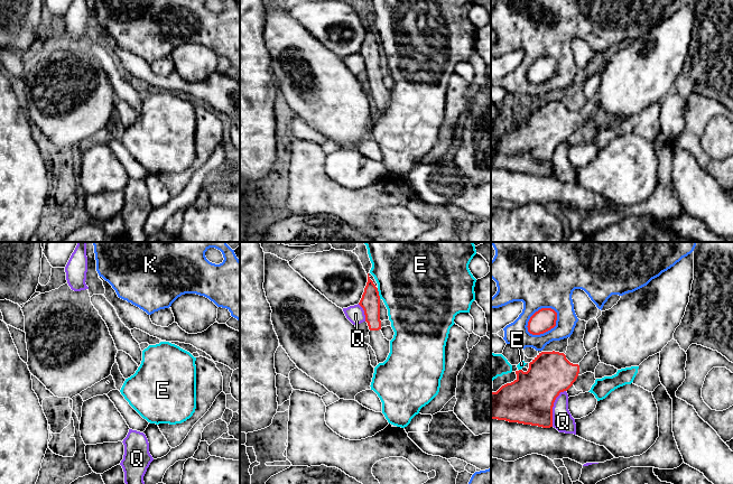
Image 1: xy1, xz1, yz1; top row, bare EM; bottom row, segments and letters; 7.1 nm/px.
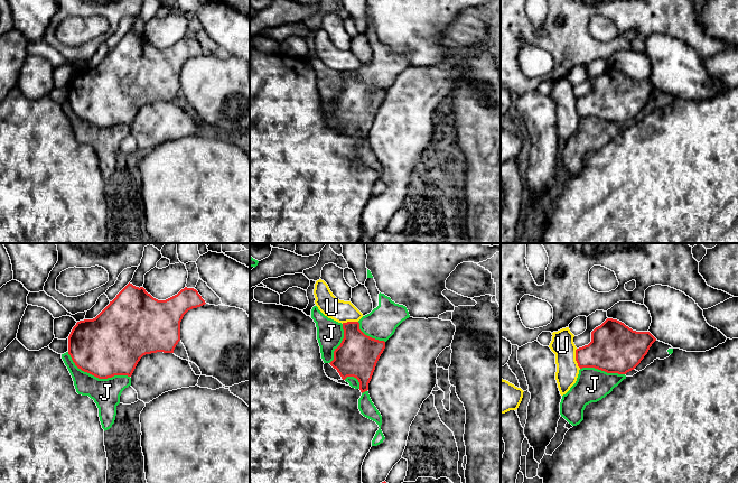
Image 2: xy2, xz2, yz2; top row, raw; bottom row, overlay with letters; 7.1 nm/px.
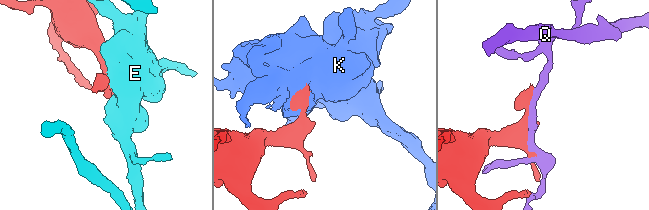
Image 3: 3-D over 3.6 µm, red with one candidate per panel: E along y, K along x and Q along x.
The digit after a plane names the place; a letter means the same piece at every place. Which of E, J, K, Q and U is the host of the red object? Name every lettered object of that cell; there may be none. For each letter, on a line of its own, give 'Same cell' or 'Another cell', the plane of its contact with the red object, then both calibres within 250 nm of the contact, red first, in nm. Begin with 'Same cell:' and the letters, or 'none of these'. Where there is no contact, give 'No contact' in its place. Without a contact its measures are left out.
Same cell: none of these
E: Another cell. Touches red in xz1. Thickness 140 nm (red) against 480 nm
J: Another cell. Touches red in xy2. Thickness 440 nm (red) against 200 nm
K: Another cell. Touches red in yz1. Thickness 160 nm (red) against 180 nm
Q: Another cell. Touches red in yz1. Thickness 340 nm (red) against 150 nm
U: Another cell. Touches red in yz2. Thickness 300 nm (red) against 170 nm

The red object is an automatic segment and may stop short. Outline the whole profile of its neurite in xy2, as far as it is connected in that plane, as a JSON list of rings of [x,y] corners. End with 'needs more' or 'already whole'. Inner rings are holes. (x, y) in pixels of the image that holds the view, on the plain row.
[[[129,31],[95,67],[76,72],[68,85],[68,103],[78,118],[99,128],[131,126],[143,104],[174,102],[180,90],[180,71],[184,64],[205,53],[194,37],[185,36],[177,44],[158,49],[143,36]]]; already whole

